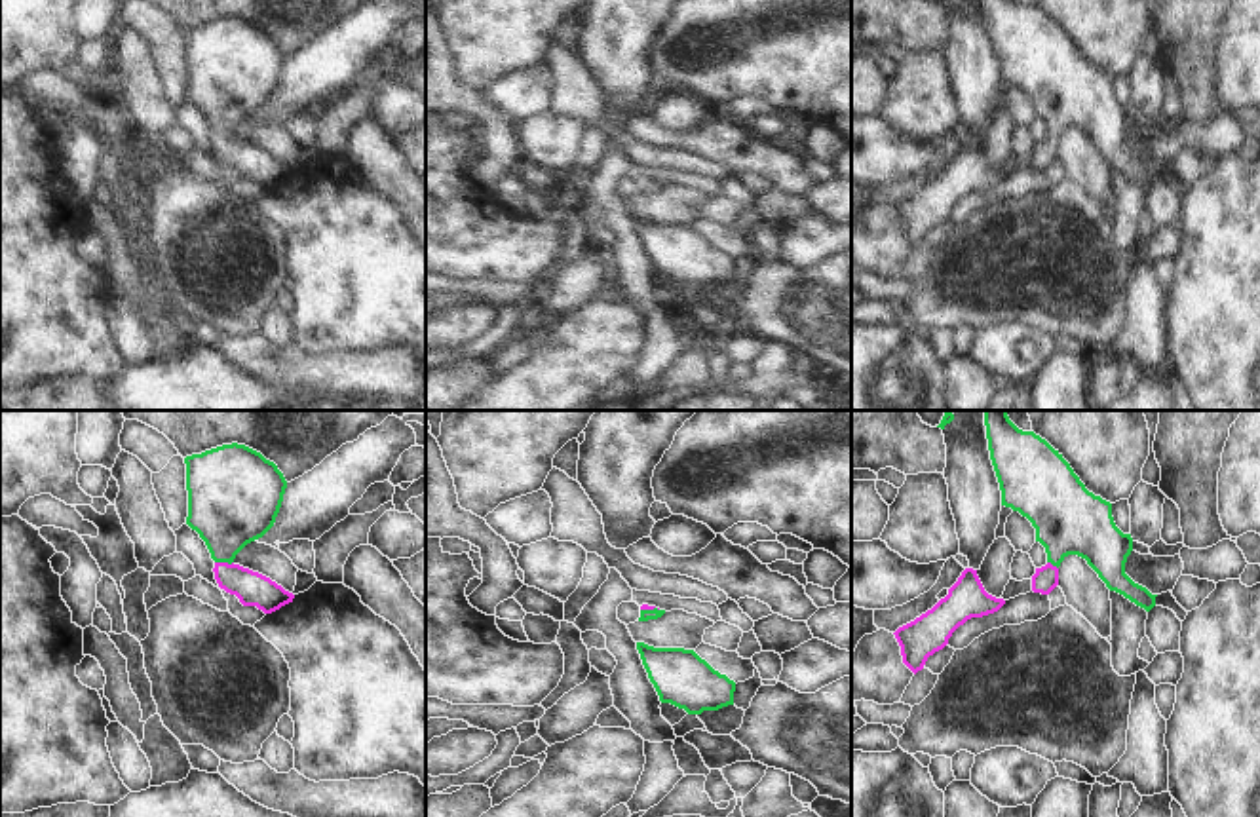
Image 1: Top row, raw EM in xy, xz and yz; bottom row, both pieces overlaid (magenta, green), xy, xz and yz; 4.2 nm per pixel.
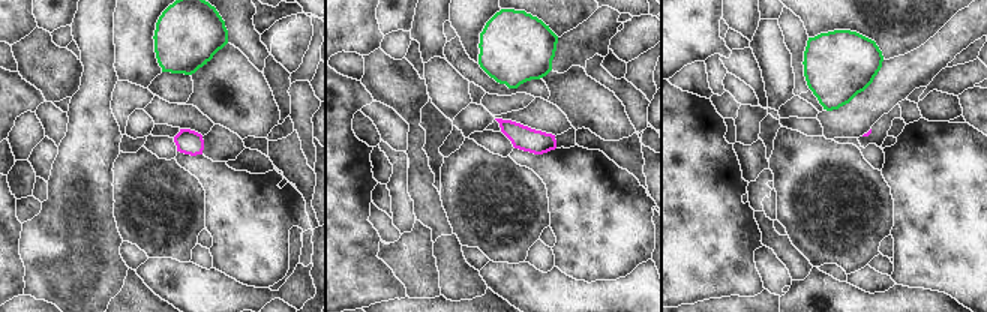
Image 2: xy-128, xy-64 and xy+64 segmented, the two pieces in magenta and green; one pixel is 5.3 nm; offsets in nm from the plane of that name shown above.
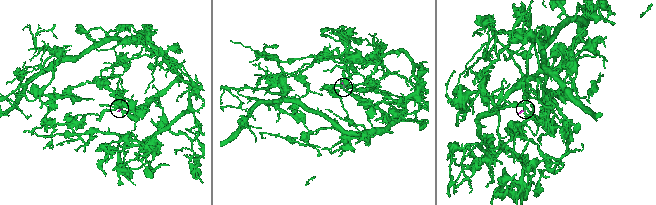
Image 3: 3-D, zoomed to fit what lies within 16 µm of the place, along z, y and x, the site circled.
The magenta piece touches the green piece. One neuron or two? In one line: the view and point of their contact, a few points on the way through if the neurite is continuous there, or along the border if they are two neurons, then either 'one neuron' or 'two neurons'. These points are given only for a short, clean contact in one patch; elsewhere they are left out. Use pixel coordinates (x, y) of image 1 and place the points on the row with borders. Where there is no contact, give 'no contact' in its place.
contact xy (225, 563); way xy (253, 589), (225, 563), (225, 531), (230, 504); one neuron

